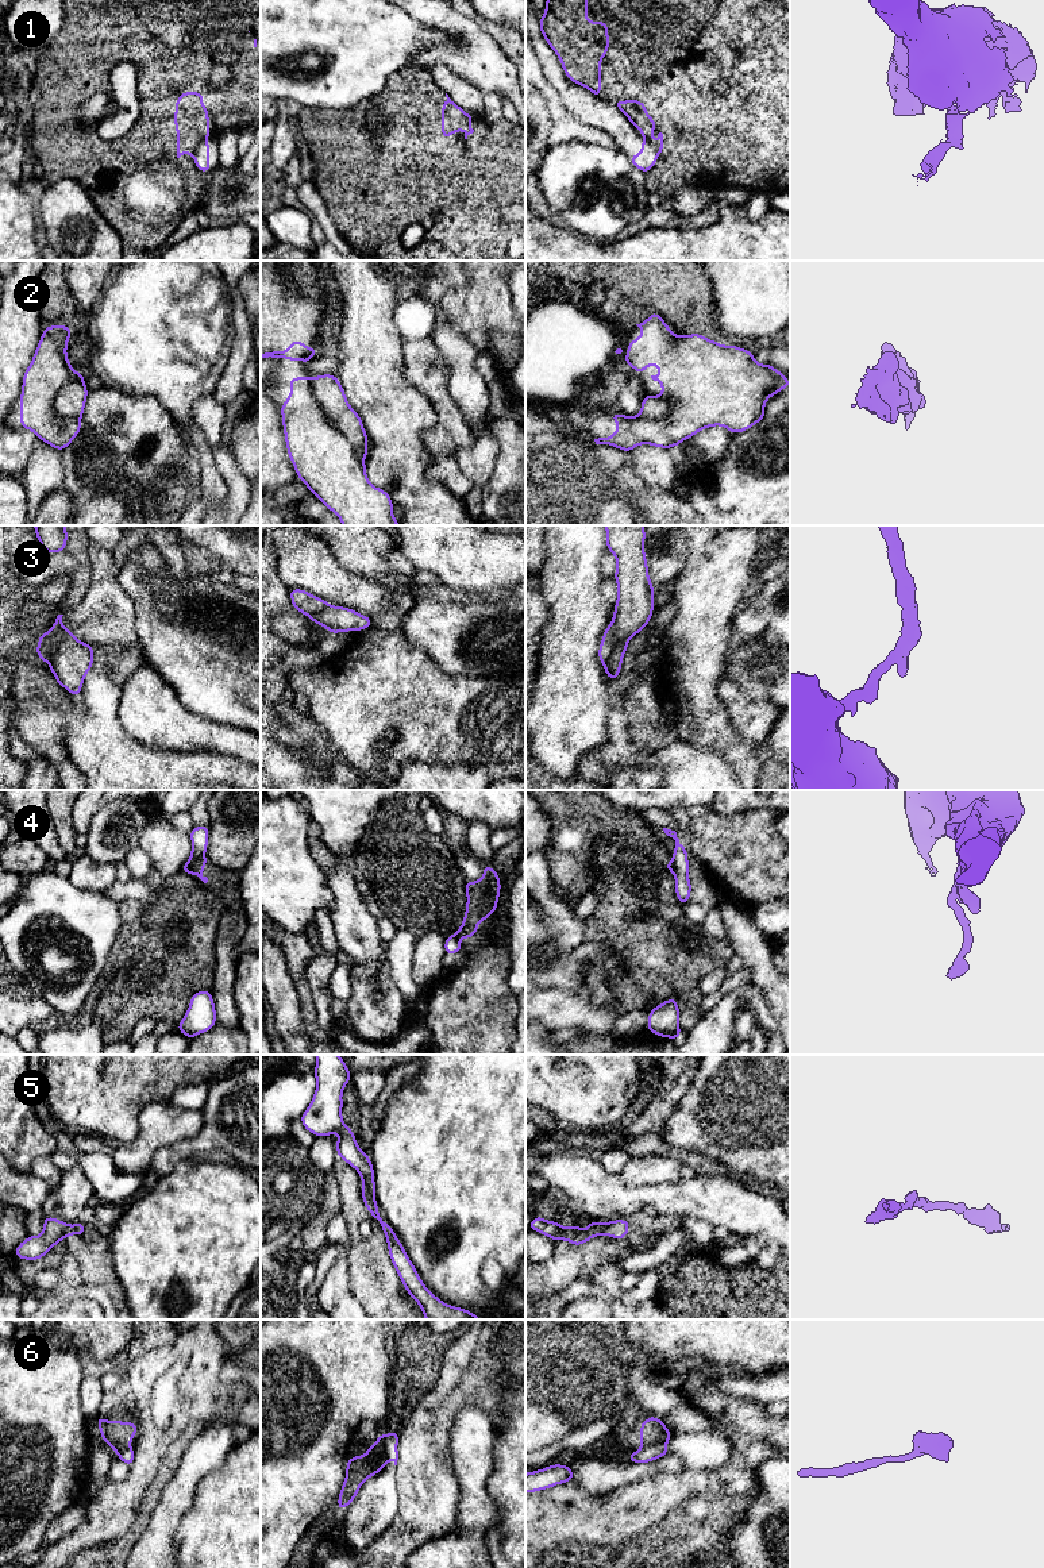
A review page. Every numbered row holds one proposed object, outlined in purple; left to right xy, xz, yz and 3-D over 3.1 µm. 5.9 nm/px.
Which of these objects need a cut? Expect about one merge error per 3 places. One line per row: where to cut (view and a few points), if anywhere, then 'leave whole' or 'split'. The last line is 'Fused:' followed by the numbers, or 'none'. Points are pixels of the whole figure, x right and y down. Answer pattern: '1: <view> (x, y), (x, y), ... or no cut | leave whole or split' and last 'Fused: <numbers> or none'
1: yz (644, 138), (658, 153) | split
2: xz (311, 380), (315, 399), (330, 422), (361, 458) | split
3: yz (612, 623), (613, 650), (605, 666) | split
4: xy (204, 855), (191, 863), (192, 873) | split
5: no cut | leave whole
6: xz (386, 1434), (382, 1441), (384, 1463) | split
Fused: 1, 2, 3, 4, 6

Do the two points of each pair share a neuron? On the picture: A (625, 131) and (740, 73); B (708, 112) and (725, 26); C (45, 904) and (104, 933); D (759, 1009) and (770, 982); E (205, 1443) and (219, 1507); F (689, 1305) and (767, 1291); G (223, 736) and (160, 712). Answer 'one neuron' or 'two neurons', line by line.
A: two neurons
B: one neuron
C: one neuron
D: two neurons
E: two neurons
F: one neuron
G: one neuron

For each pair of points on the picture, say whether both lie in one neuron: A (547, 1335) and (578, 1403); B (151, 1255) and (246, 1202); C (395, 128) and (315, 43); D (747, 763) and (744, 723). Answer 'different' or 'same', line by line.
A: same
B: same
C: different
D: different

